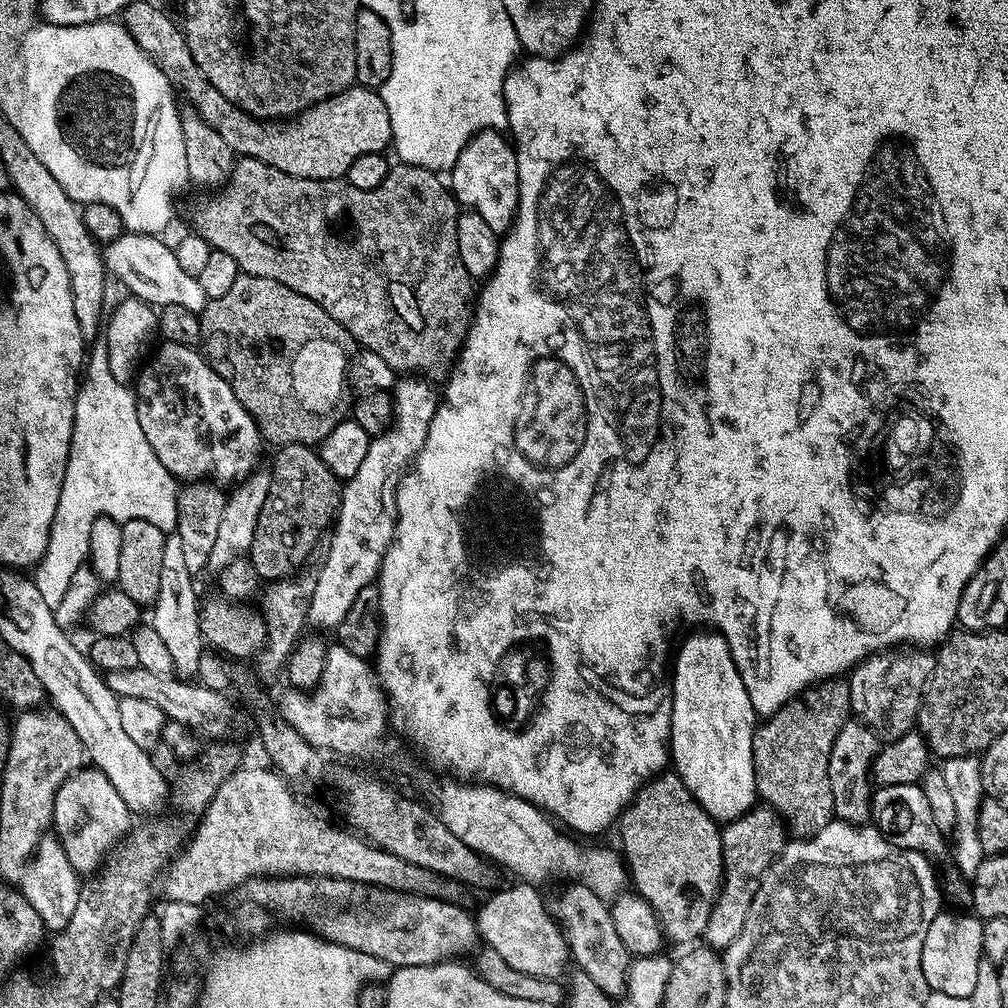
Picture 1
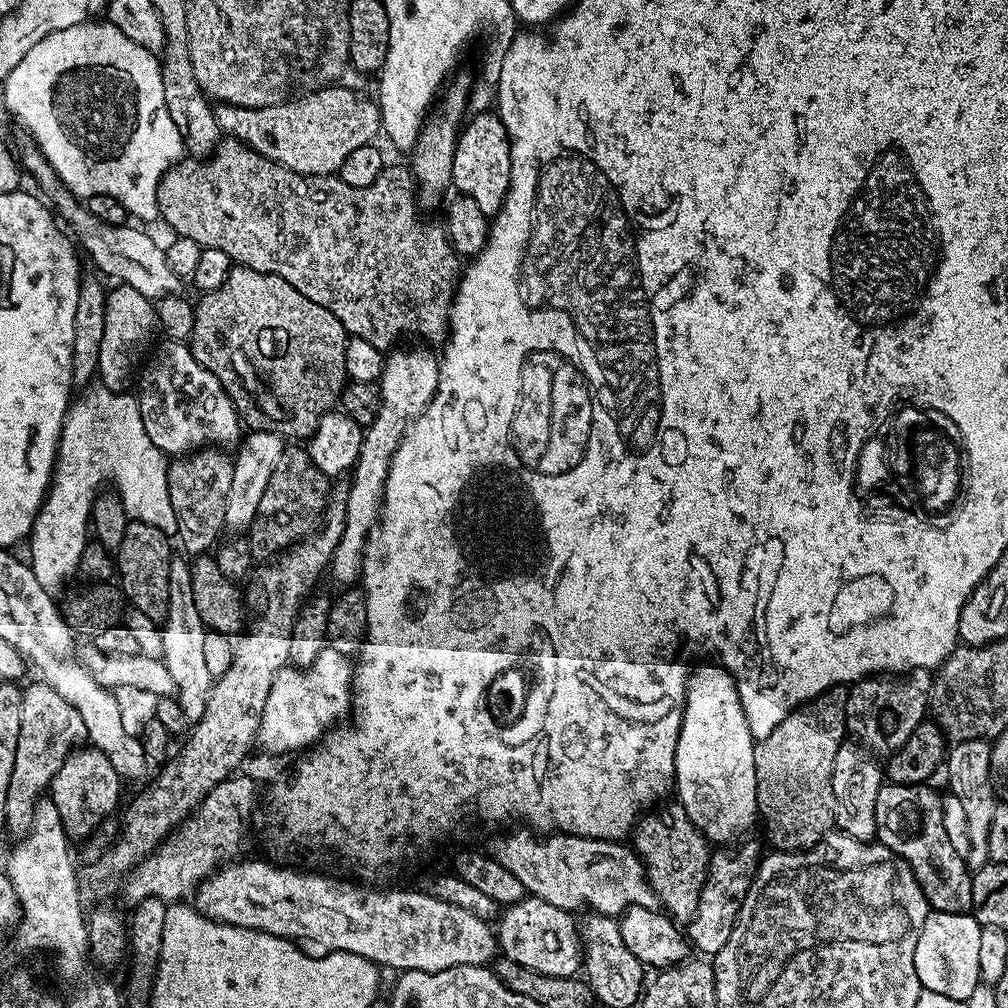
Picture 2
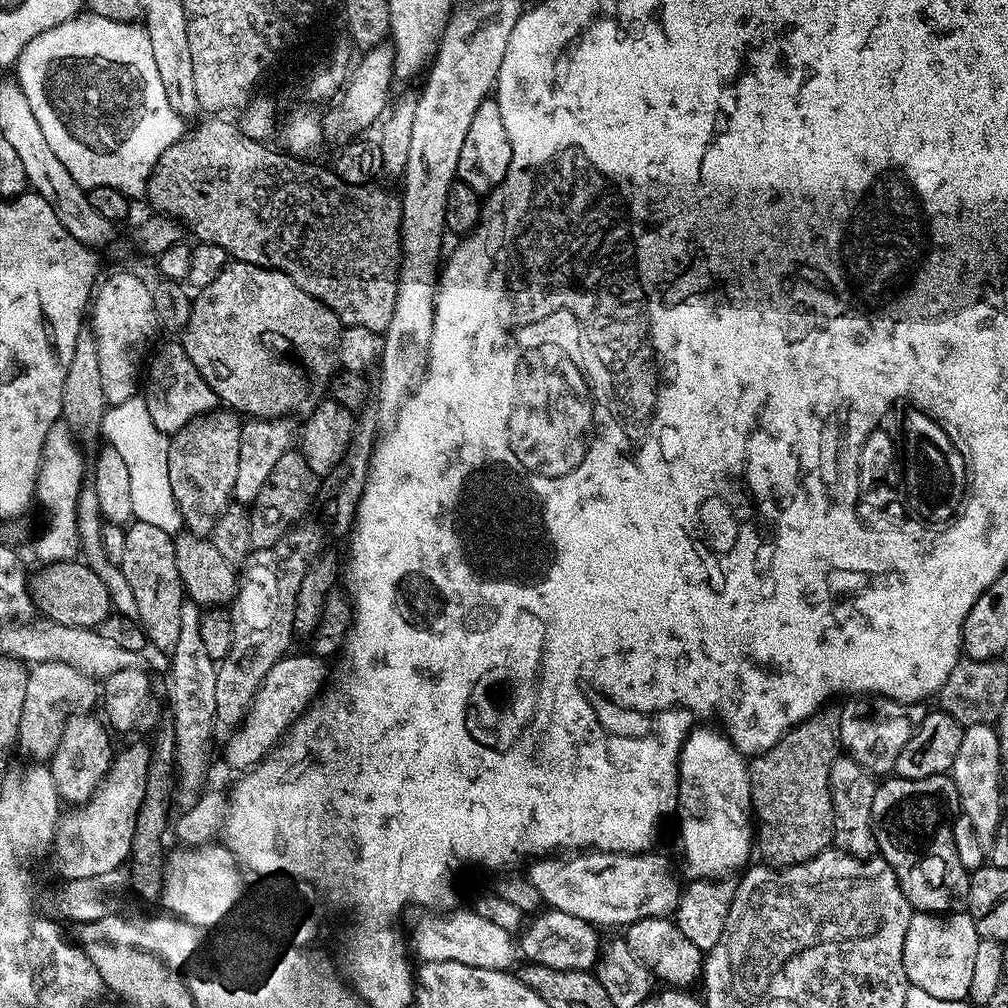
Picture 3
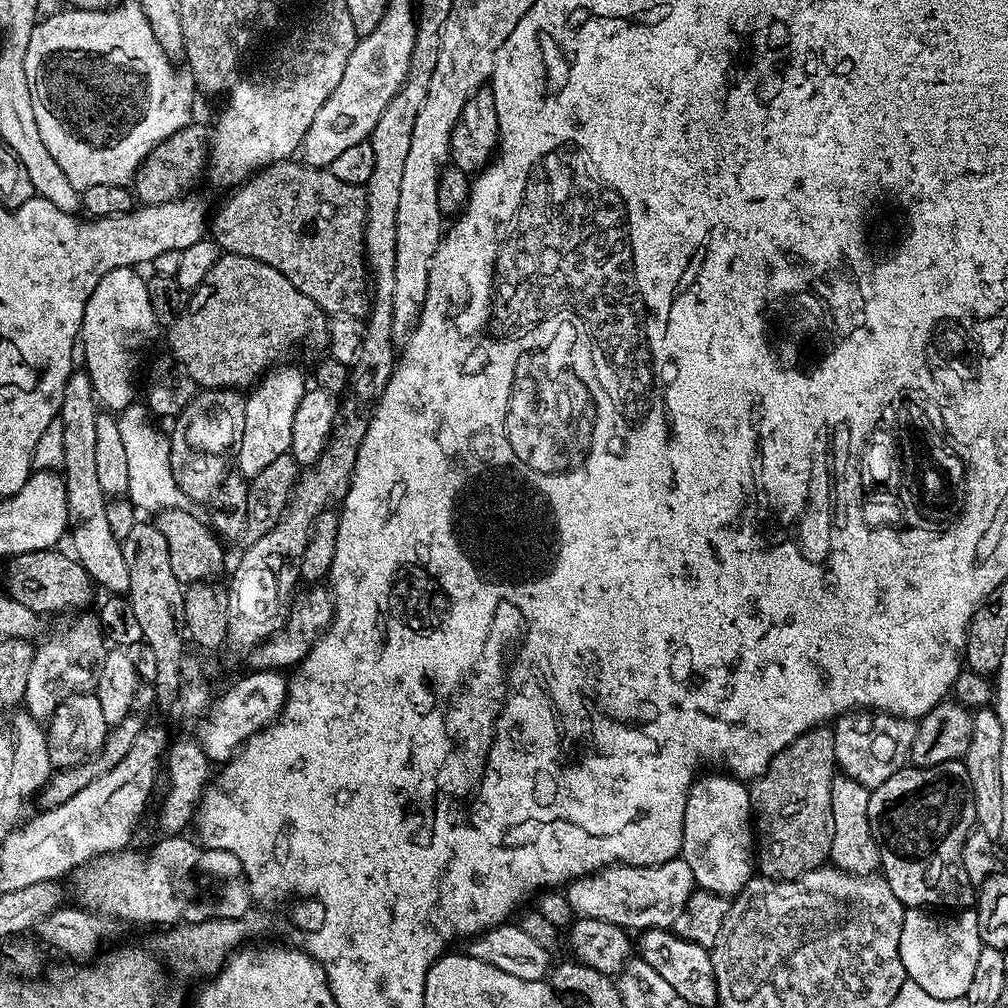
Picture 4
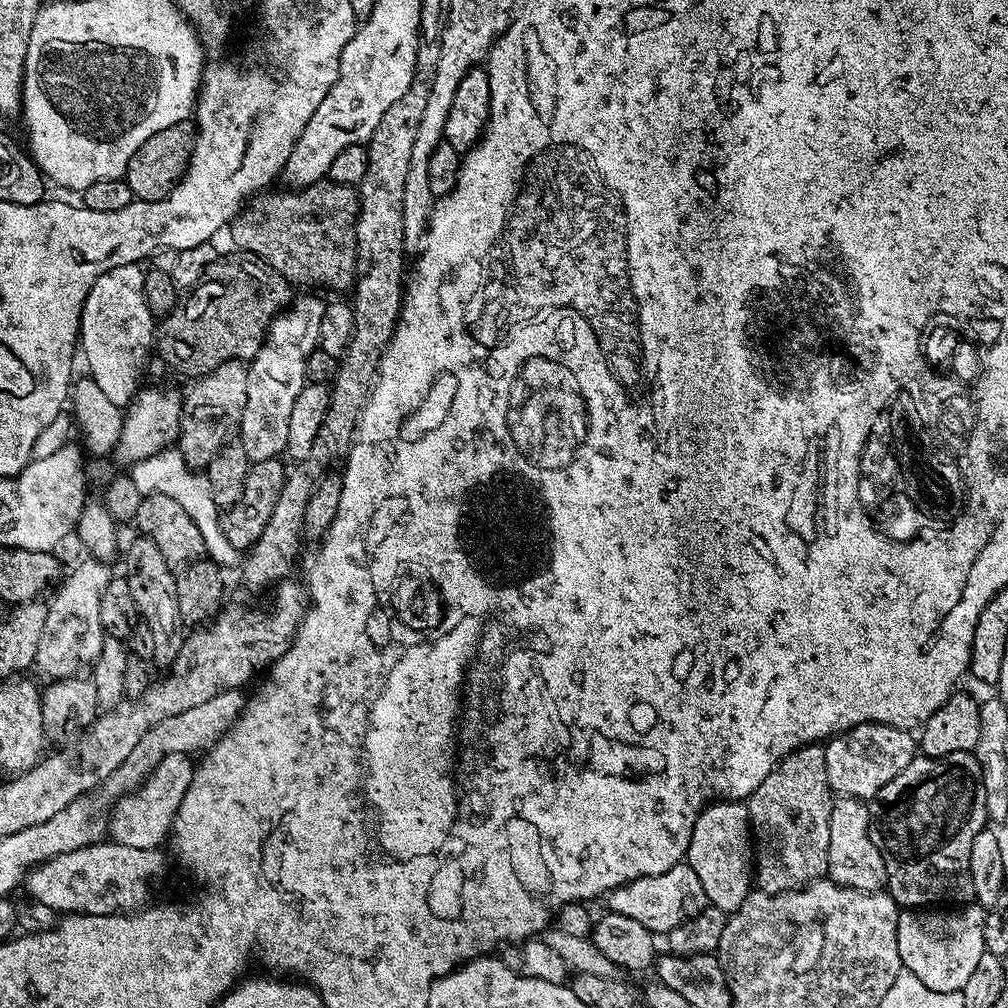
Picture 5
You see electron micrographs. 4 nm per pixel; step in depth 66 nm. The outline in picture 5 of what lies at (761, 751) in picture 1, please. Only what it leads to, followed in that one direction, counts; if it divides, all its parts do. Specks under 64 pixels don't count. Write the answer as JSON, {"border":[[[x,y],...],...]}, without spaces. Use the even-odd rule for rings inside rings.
{"border":[[[819,743],[806,744],[803,748],[791,752],[785,760],[780,761],[780,765],[766,776],[766,782],[754,790],[754,794],[749,796],[746,803],[748,806],[748,822],[754,837],[754,880],[759,891],[769,892],[771,896],[779,892],[797,892],[807,884],[813,884],[827,873],[827,858],[829,857],[830,845],[830,814],[832,813],[832,801],[834,793],[826,778],[826,754]]]}

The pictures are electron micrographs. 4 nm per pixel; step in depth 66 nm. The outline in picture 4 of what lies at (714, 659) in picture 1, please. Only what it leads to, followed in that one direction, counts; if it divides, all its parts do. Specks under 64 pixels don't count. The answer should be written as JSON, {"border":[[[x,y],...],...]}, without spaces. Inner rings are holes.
{"border":[[[701,775],[688,793],[682,830],[682,859],[686,866],[690,866],[703,891],[735,898],[754,875],[752,797],[749,789],[735,776],[719,775]]]}

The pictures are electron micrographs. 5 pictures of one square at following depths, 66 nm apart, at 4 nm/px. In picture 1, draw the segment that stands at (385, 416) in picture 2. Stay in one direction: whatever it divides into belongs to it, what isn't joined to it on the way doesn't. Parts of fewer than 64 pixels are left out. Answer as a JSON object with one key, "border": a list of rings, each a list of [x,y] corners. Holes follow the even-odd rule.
{"border":[[[424,378],[397,379],[392,392],[392,423],[379,436],[369,439],[366,458],[362,461],[362,466],[358,466],[358,474],[354,474],[354,478],[350,478],[343,485],[340,493],[340,511],[336,513],[334,531],[331,533],[332,541],[328,544],[324,565],[316,572],[314,598],[308,611],[308,624],[311,627],[335,630],[342,618],[346,618],[350,606],[354,606],[354,598],[358,598],[358,594],[362,594],[362,590],[379,577],[384,555],[388,553],[389,546],[396,538],[396,491],[400,489],[400,481],[409,471],[416,455],[422,450],[426,434],[430,430],[430,422],[436,413],[438,392],[431,387],[435,388]]]}

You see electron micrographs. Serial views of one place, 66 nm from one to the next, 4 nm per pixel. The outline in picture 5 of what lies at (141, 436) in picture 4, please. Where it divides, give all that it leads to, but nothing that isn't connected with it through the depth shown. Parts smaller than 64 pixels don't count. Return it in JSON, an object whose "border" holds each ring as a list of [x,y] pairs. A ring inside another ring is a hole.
{"border":[[[179,447],[166,448],[150,458],[139,460],[137,464],[131,465],[130,475],[134,480],[134,485],[144,496],[166,494],[166,498],[174,498],[174,502],[178,502],[178,506],[182,506],[182,510],[186,514],[190,514],[190,518],[194,518],[194,526],[198,526],[198,530],[202,534],[207,559],[212,560],[221,570],[241,567],[241,549],[234,547],[226,539],[226,534],[222,534],[220,526],[222,512],[211,497],[210,482],[207,481],[203,471],[188,467]]]}

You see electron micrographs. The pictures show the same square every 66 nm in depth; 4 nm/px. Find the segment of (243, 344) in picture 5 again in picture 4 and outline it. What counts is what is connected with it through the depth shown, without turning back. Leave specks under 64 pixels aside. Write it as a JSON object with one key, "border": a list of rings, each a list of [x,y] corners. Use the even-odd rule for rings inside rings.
{"border":[[[224,252],[218,262],[214,262],[210,274],[187,297],[180,317],[167,325],[168,348],[185,376],[189,376],[201,389],[230,388],[248,390],[264,375],[265,371],[277,363],[299,340],[304,340],[308,348],[328,347],[328,316],[302,290],[290,282],[274,266],[266,266],[254,258]]]}

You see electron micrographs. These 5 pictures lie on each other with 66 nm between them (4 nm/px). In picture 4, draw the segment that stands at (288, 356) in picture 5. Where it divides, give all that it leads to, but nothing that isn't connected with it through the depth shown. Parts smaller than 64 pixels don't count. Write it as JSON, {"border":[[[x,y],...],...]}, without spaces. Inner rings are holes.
{"border":[[[280,362],[267,369],[247,393],[244,402],[246,426],[242,430],[242,442],[234,461],[235,467],[245,478],[262,474],[262,470],[266,470],[274,458],[289,455],[292,447],[294,413],[298,410],[298,402],[302,402],[306,383],[302,369],[284,363],[288,362]]]}

